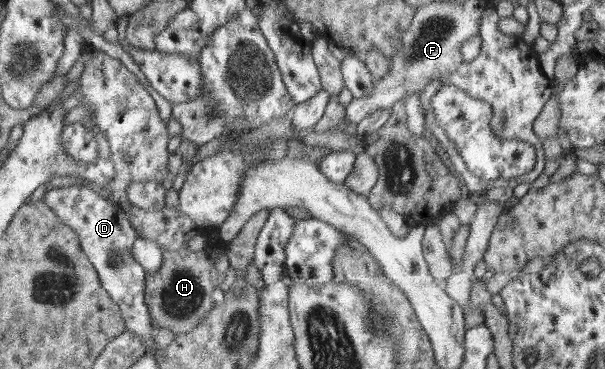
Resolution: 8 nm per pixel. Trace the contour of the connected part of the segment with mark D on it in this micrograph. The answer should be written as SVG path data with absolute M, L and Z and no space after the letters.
M89 186L54 188L45 191L45 204L51 207L73 230L77 231L83 250L95 269L99 271L100 281L110 297L121 308L126 329L139 335L150 353L155 346L157 329L151 324L150 306L146 302L146 281L149 275L141 263L134 258L134 245L139 234L125 210L109 199L100 196Z

